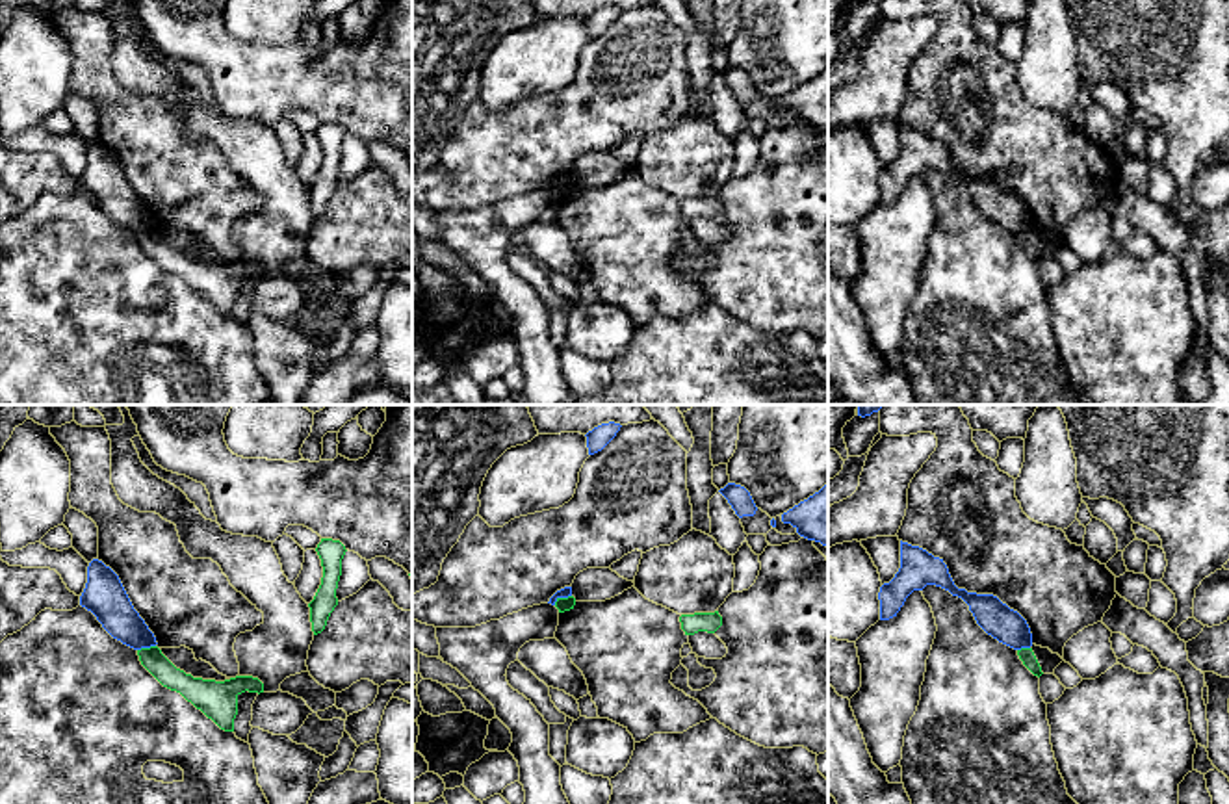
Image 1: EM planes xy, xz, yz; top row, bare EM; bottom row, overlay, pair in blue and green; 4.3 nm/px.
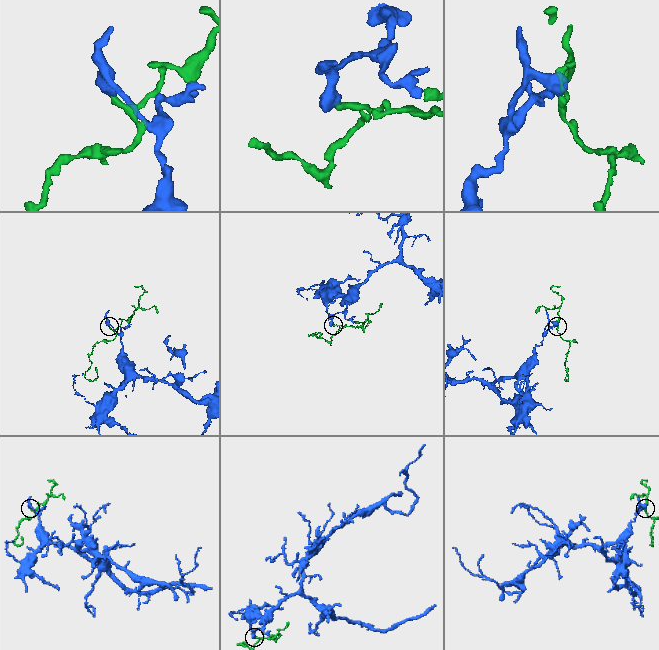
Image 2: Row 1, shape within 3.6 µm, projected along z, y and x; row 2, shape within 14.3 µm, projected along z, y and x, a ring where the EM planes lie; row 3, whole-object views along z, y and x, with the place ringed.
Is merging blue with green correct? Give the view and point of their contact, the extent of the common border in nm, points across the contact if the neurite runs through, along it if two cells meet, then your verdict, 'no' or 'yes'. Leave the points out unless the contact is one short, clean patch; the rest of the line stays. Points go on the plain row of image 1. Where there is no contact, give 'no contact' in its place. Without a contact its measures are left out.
xz (561, 181) | 90 nm | along xz (570, 179), (561, 181), (554, 188) | no

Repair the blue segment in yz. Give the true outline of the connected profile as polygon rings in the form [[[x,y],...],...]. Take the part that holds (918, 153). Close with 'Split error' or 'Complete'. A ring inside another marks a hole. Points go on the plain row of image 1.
[[[900,124],[900,152],[878,176],[880,204],[897,201],[913,175],[936,169],[962,182],[977,208],[999,227],[1021,234],[1032,230],[1032,217],[1027,204],[993,178],[977,178],[958,173],[943,143],[934,141],[919,130]]]. Complete

